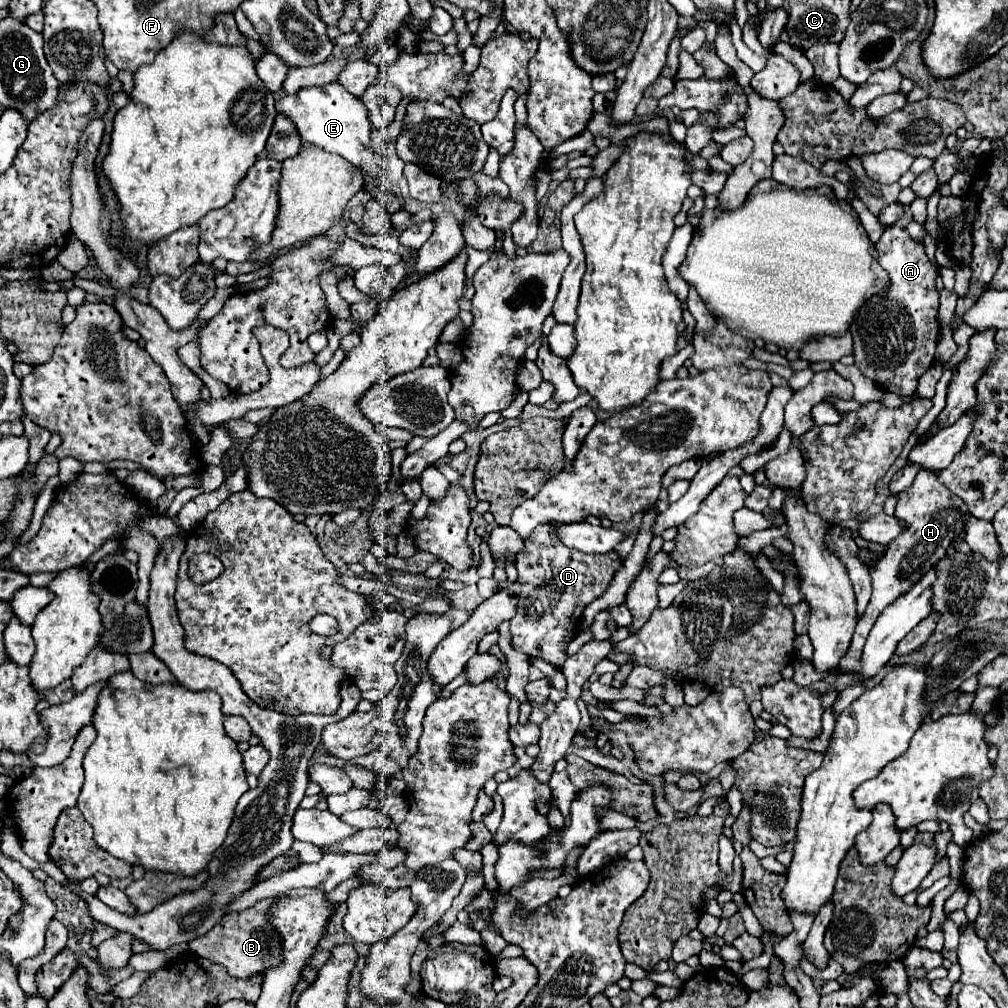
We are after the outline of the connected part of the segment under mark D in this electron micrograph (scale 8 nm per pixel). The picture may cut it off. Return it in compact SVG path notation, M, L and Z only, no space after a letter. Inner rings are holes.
M564 522L536 526L526 538L526 550L516 554L518 582L522 588L516 594L516 616L510 620L512 646L532 658L552 664L554 668L560 668L566 660L566 646L578 634L584 608L604 594L614 572L622 566L616 552L594 556L566 548L558 538L558 526L562 524Z

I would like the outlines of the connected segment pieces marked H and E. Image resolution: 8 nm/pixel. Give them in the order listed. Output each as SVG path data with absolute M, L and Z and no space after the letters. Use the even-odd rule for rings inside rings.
M920 470L918 476L914 478L912 486L906 492L898 494L898 504L896 504L894 516L900 522L904 522L908 528L906 528L906 534L894 538L894 542L890 542L886 546L884 554L880 556L880 560L876 562L876 566L872 570L872 598L868 602L864 616L856 624L856 632L852 636L850 650L840 660L840 666L846 668L846 672L854 672L860 668L860 656L862 656L864 642L866 642L866 636L868 636L870 628L874 626L878 614L882 614L882 610L886 606L890 606L890 602L894 602L902 594L906 594L906 590L910 590L922 578L922 574L926 574L938 560L942 560L946 556L948 546L964 528L966 514L968 514L968 510L966 510L964 502L960 498L956 498L956 494L946 490L946 486L942 486L938 482L936 474L928 472L928 470Z
M338 82L322 86L306 86L292 96L284 96L278 102L276 110L294 120L302 136L302 144L316 144L326 152L340 154L350 164L358 166L368 178L376 178L378 174L384 172L386 166L384 150L374 152L370 146L370 122L366 106L350 92L342 90Z

